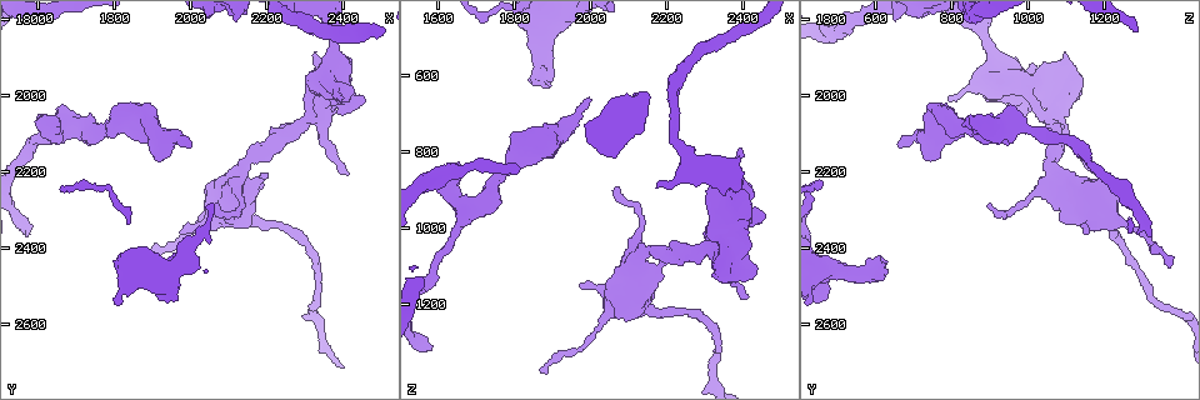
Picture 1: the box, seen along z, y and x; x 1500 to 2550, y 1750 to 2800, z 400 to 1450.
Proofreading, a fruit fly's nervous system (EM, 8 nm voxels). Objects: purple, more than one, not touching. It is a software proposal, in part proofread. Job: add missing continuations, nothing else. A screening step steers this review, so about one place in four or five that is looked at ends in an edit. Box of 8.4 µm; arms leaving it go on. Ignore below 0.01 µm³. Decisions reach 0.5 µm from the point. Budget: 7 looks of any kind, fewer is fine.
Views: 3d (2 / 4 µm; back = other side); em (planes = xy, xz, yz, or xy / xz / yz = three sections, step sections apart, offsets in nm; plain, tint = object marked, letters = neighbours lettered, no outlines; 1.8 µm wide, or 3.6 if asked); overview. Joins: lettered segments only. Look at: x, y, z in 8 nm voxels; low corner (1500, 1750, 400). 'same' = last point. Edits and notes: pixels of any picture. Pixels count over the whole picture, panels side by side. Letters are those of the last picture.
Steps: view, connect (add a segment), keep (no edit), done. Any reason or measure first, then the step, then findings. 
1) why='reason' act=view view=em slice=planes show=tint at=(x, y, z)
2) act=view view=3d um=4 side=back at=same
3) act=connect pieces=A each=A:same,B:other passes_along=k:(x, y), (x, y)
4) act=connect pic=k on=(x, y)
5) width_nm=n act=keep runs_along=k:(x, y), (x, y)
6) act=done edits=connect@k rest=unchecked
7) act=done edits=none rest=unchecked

why='free end' act=view view=em slice=planes show=letters at=(2395, 2015, 790)

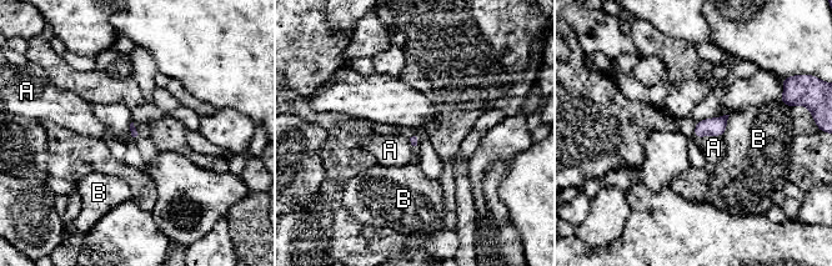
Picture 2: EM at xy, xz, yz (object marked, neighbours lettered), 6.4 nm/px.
act=keep each=A:other,B:other border=2:(722, 135), (705, 135), (701, 137) found='none of them fits'

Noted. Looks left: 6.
why='stops while still wide' act=view view=3d um=2 at=(1890, 2435, 620)

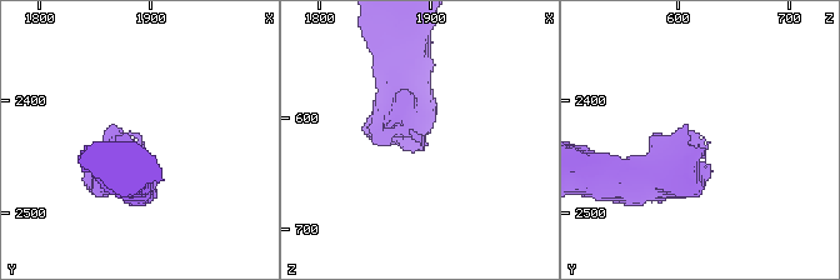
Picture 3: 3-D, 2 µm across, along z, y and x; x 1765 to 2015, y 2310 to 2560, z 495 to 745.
why='shape alone is not enough' act=view view=em slice=xy step=4 show=tint at=(1886, 2432, 618)

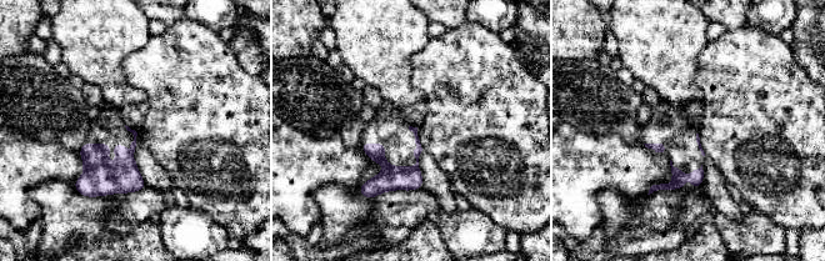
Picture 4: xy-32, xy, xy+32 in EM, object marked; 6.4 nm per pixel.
act=view view=em slice=planes show=letters at=same

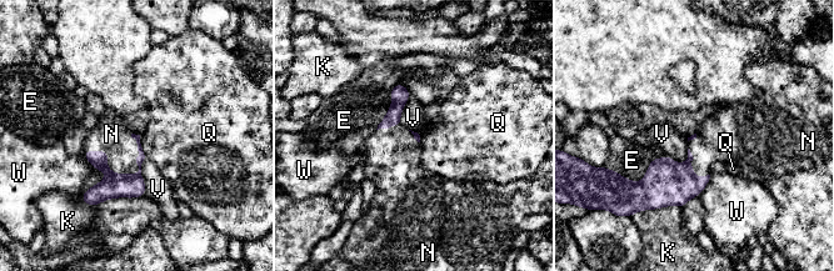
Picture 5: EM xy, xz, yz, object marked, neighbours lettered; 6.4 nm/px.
act=connect pieces=N each=E:other,K:other,N:same,Q:other,V:other,W:other passes_along=5:(115, 185), (105, 164), (111, 134) found='the cell continues'

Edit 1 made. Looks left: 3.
act=view view=overview

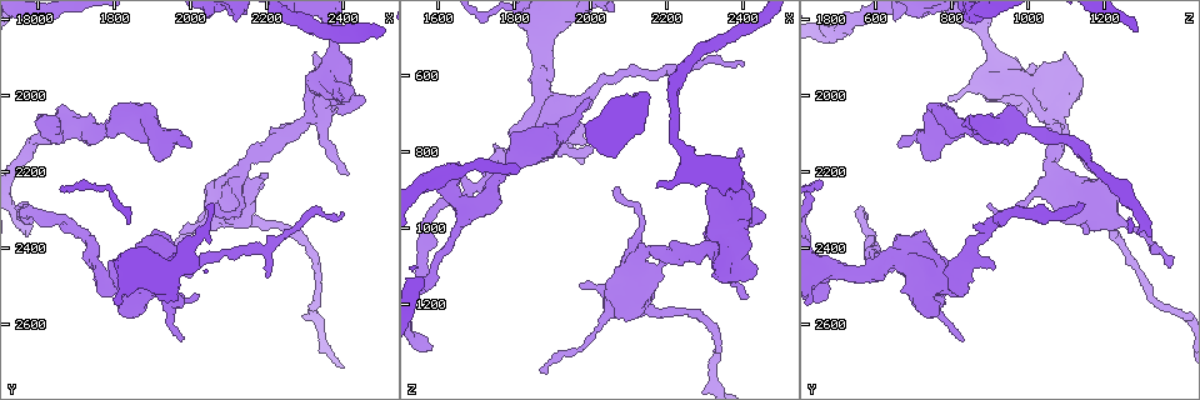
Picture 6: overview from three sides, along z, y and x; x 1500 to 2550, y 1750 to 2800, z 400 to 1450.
why='an open end' act=view view=3d um=2 at=(1565, 2375, 1320)

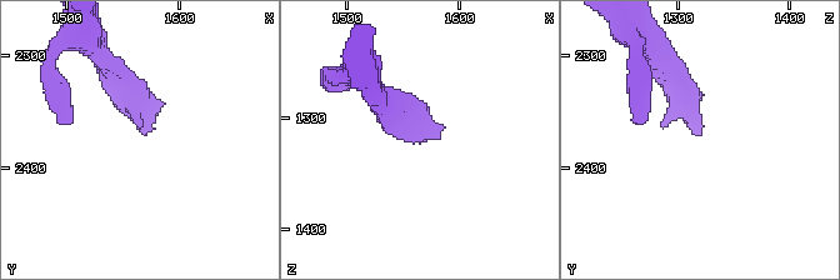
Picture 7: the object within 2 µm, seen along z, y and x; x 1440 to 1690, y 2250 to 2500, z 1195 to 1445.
act=view view=em slice=planes show=letters at=(1570, 2372, 1318)

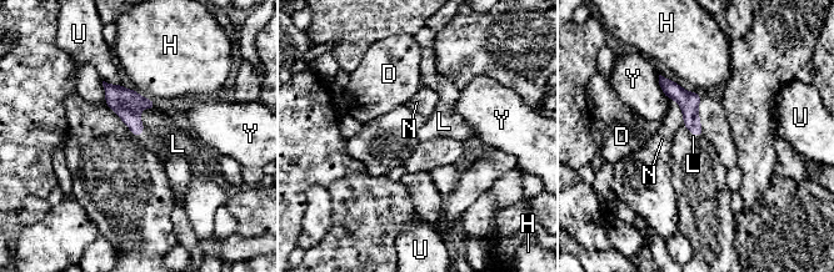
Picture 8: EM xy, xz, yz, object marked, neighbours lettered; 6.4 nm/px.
longest_contact=N:200nm act=connect pieces=L each=D:other,H:other,L:same,N:other,U:other,Y:other found='the cell continues'

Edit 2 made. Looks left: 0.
act=done edits=connect@5,connect@8 rest=unchecked

